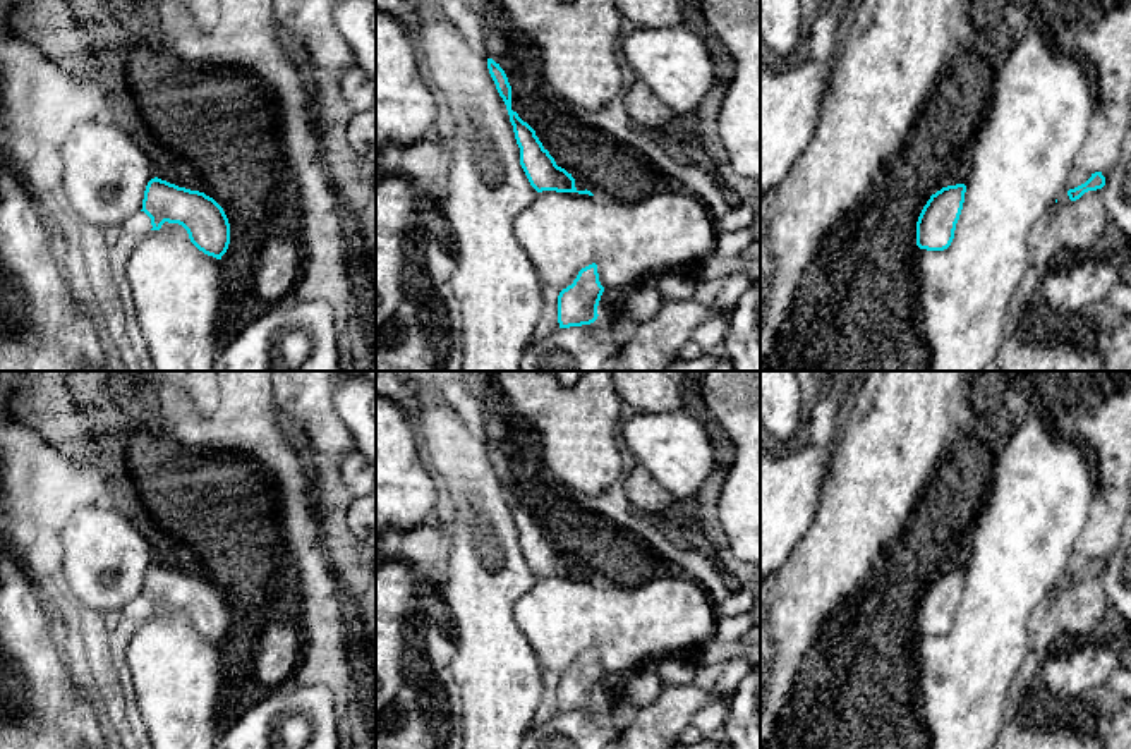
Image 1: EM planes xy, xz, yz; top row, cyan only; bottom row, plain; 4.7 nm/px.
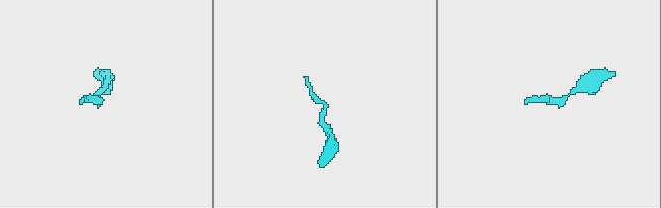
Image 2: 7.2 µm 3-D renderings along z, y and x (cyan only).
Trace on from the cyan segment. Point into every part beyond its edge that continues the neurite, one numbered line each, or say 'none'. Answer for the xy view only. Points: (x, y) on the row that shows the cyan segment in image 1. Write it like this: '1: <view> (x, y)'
none

